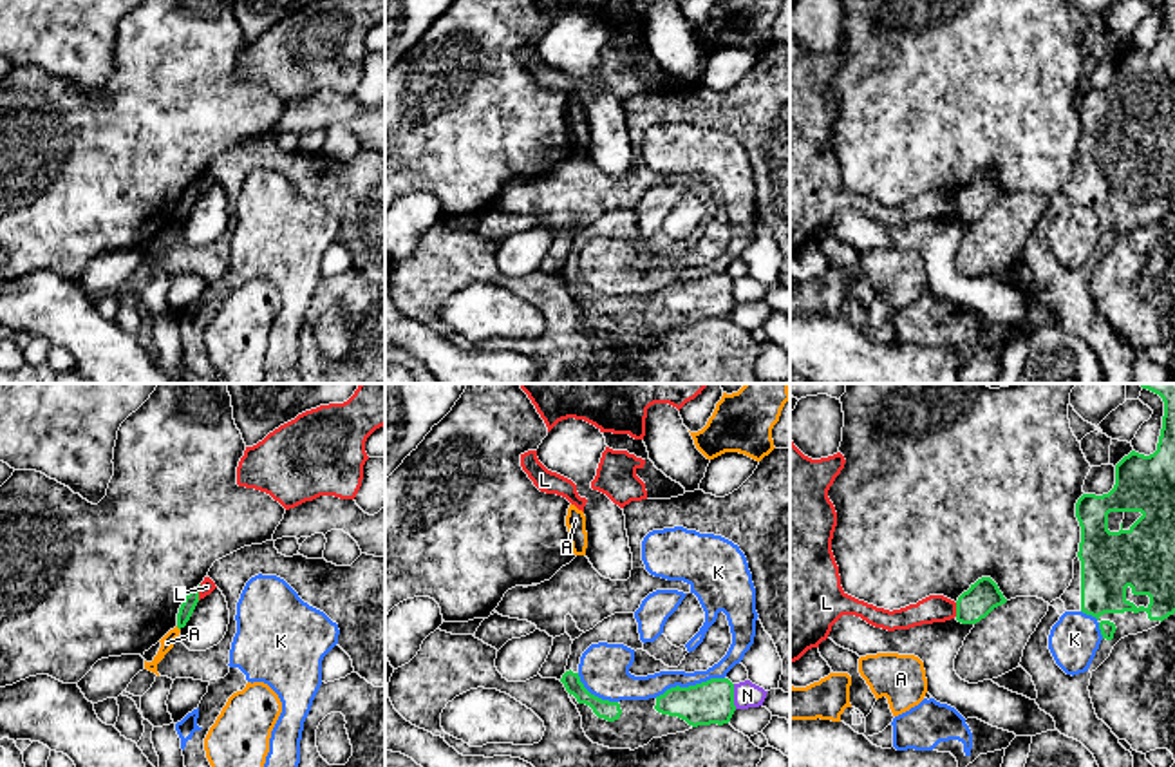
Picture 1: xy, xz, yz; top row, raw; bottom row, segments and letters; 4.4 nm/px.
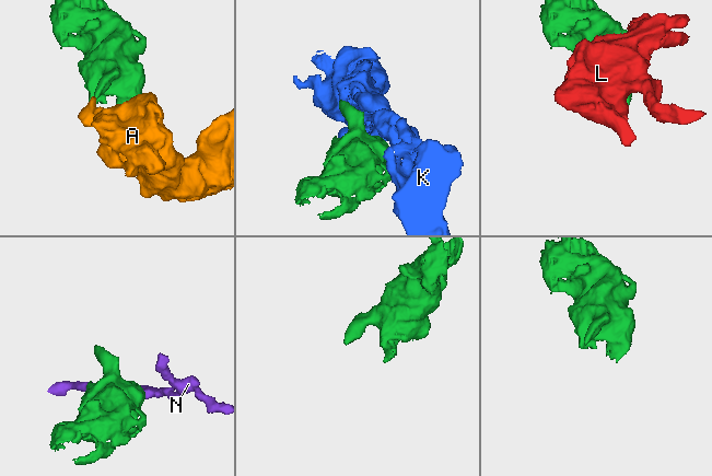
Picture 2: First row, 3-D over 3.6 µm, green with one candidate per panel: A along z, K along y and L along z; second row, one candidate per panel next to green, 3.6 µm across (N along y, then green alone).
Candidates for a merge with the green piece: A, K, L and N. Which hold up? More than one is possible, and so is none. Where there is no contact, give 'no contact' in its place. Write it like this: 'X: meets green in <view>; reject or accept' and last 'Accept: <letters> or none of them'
A: no contact; reject
K: meets green in xz; reject
L: meets green in xy; reject
N: meets green in xz; reject
Accept: none of them

